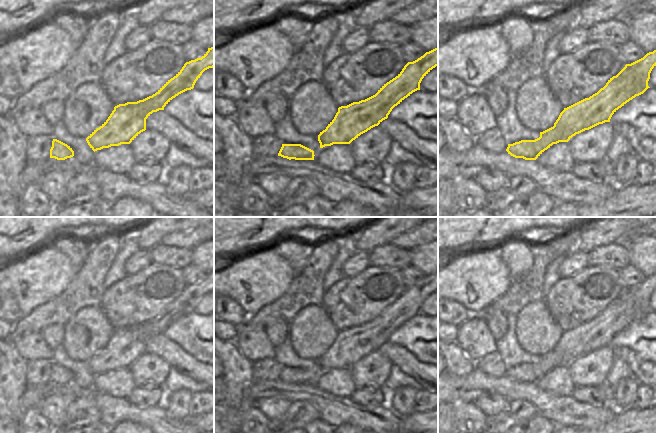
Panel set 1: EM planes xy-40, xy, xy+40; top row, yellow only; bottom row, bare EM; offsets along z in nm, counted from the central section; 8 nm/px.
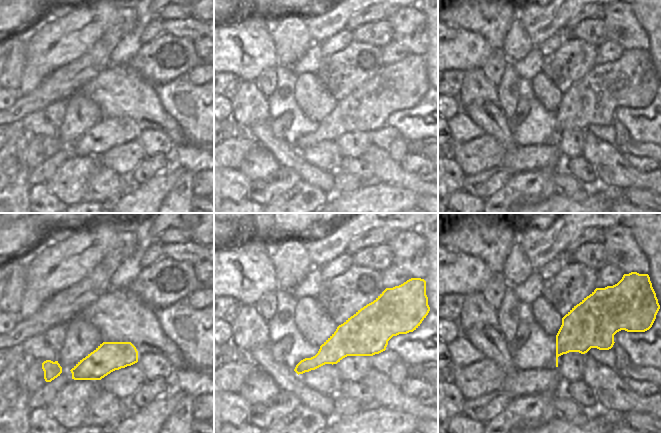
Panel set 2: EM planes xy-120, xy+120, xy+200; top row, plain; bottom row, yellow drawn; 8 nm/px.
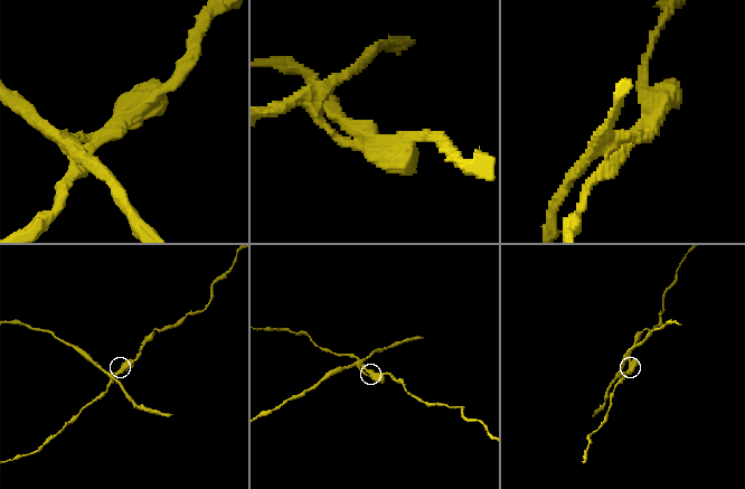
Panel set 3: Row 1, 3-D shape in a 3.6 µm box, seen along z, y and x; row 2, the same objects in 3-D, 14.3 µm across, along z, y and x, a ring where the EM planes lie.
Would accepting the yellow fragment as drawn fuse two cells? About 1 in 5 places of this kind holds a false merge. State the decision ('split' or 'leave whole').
split

